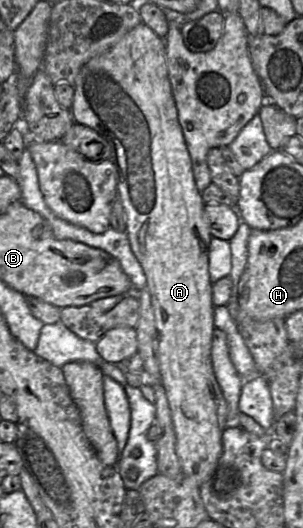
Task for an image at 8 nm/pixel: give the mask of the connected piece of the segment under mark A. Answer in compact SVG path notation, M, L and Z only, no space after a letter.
M143 23L138 24L109 50L95 56L85 63L79 70L73 82L73 89L74 96L70 112L74 121L77 124L81 124L95 130L109 142L112 149L110 160L114 161L118 168L119 179L117 183L117 197L122 203L125 214L125 232L127 233L131 249L144 271L146 277L146 288L151 297L155 325L158 332L158 361L161 382L164 386L171 410L176 434L176 454L179 458L183 474L193 478L196 484L200 486L214 470L222 454L222 434L224 429L227 427L228 405L216 380L211 360L212 335L215 326L214 306L212 303L213 284L209 275L208 253L212 235L209 232L208 225L204 217L205 202L201 196L201 192L198 191L196 187L192 173L191 159L178 121L177 109L168 78L164 38L157 36Z

